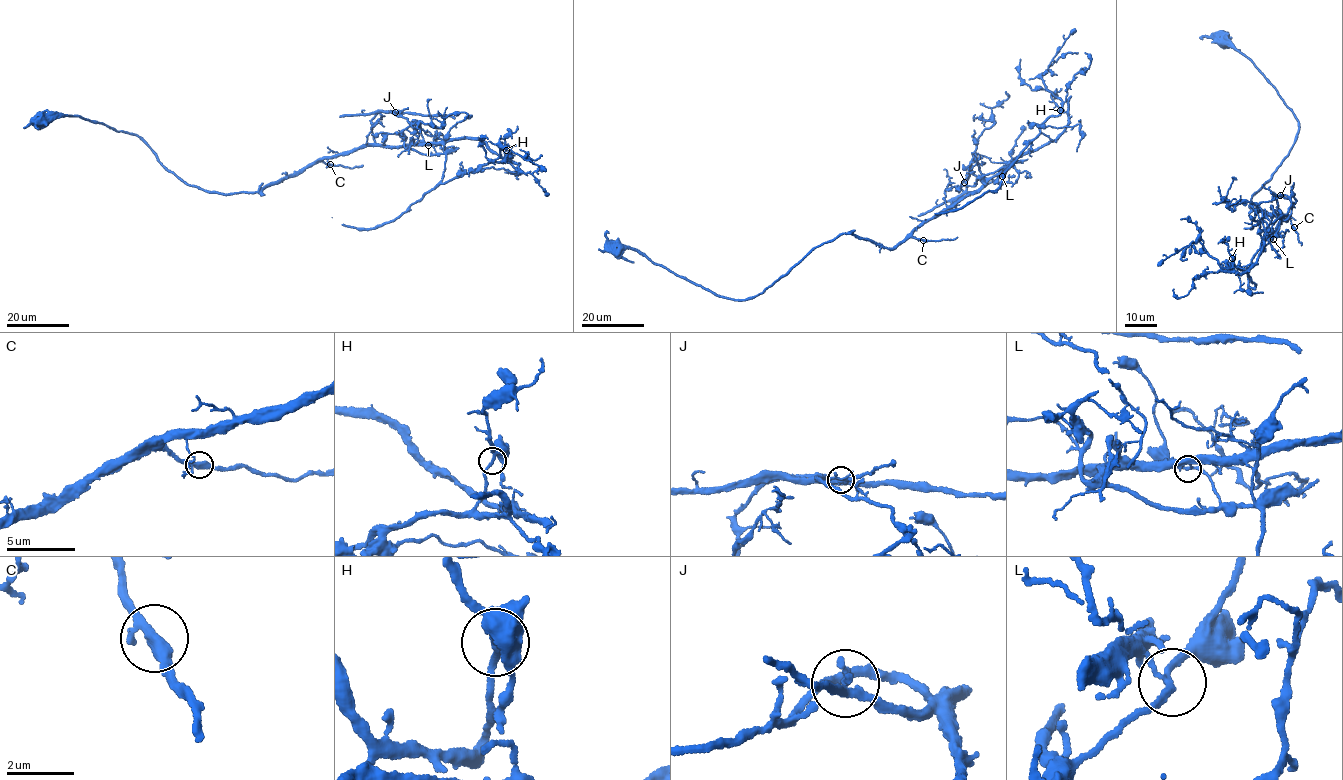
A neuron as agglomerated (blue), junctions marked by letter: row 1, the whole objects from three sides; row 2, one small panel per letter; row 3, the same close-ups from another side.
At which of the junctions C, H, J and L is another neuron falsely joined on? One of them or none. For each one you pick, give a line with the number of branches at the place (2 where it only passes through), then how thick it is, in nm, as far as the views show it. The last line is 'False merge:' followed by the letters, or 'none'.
J: Branches: 3. Thickness 160 nm
False merge: J

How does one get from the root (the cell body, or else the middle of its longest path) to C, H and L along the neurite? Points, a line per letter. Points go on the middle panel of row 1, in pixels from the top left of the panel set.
C: (901, 243), (908, 238), (923, 240)
H: (901, 243), (923, 223), (965, 196), (979, 192), (1012, 160), (1055, 140), (1068, 120), (1067, 112), (1060, 110)
L: (901, 243), (923, 223), (965, 196), (979, 192), (992, 177), (1000, 173), (1002, 176)

